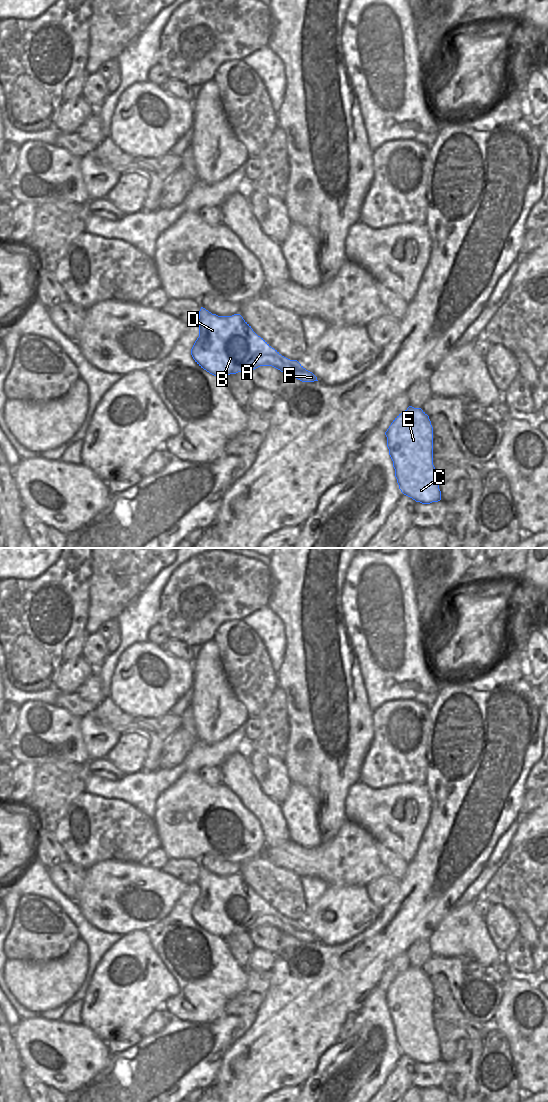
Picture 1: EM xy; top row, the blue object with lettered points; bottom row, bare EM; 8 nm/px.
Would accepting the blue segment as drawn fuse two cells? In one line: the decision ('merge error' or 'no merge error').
no merge error

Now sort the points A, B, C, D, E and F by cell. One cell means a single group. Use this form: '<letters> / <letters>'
A B C D E F

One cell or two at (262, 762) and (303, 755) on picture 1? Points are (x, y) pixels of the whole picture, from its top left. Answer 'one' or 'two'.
two

